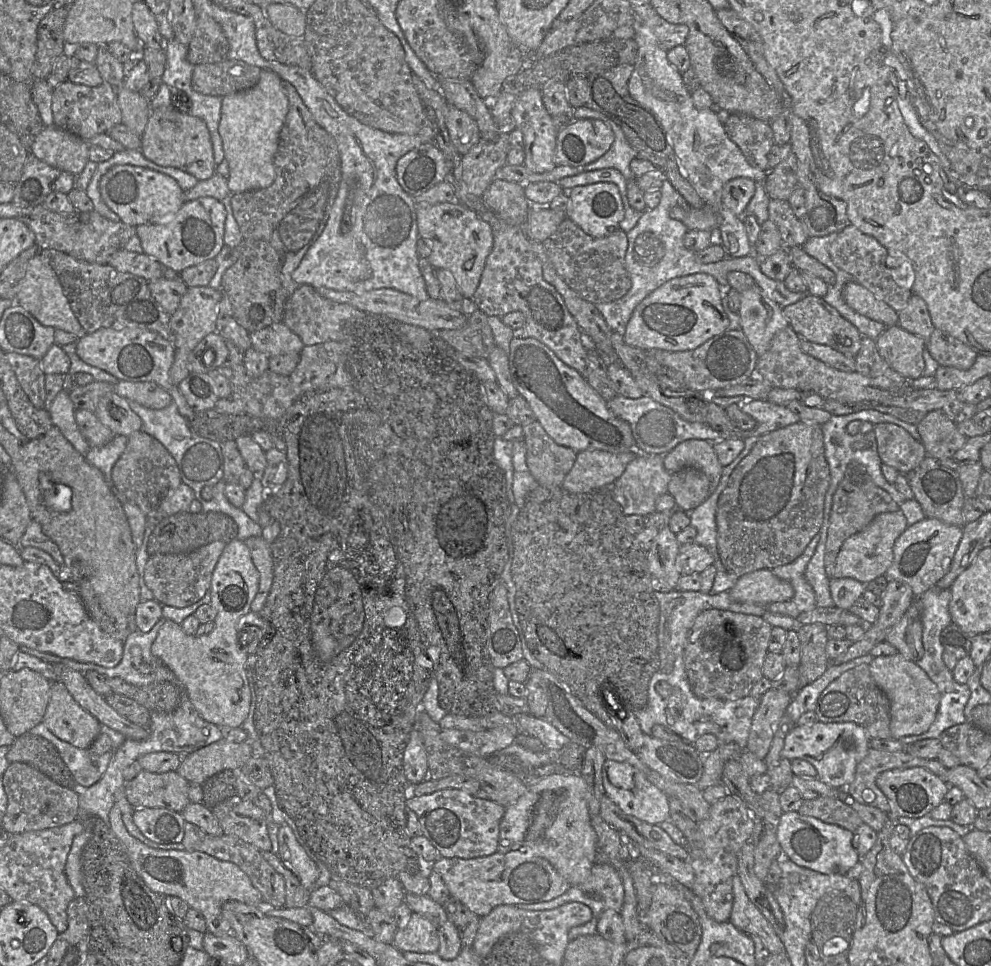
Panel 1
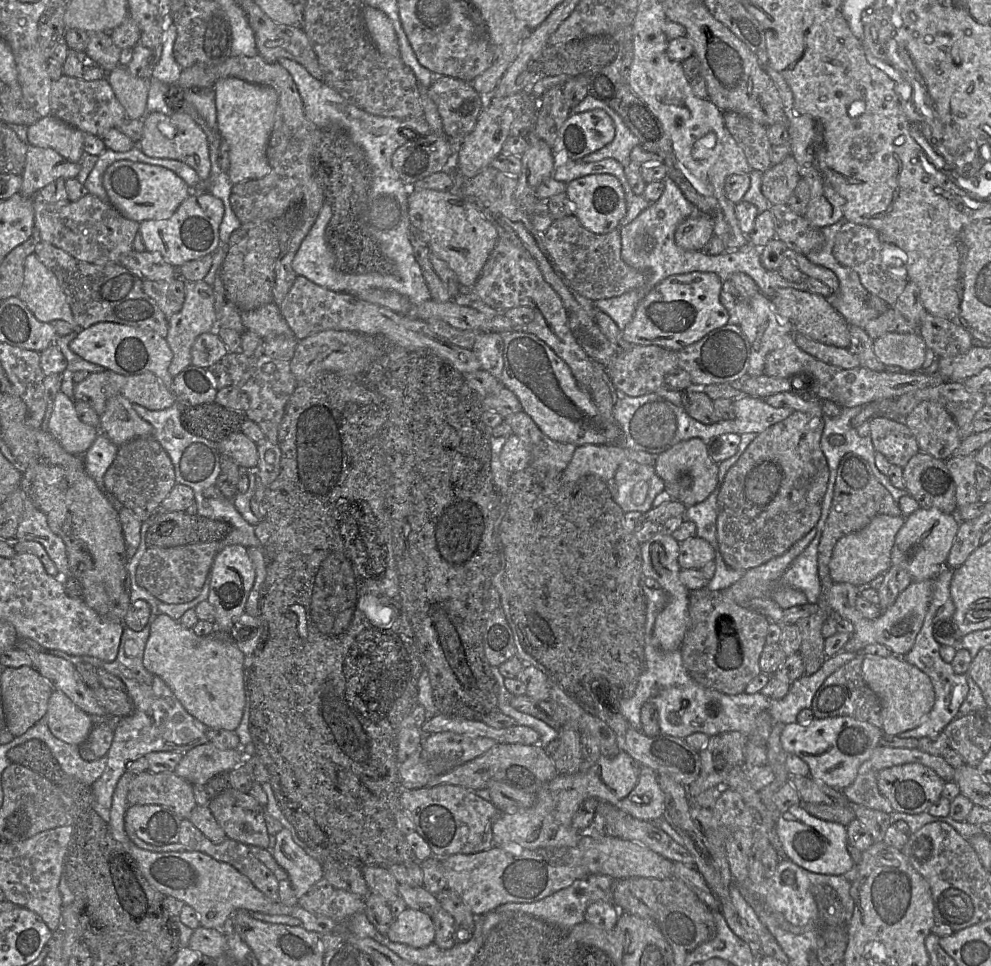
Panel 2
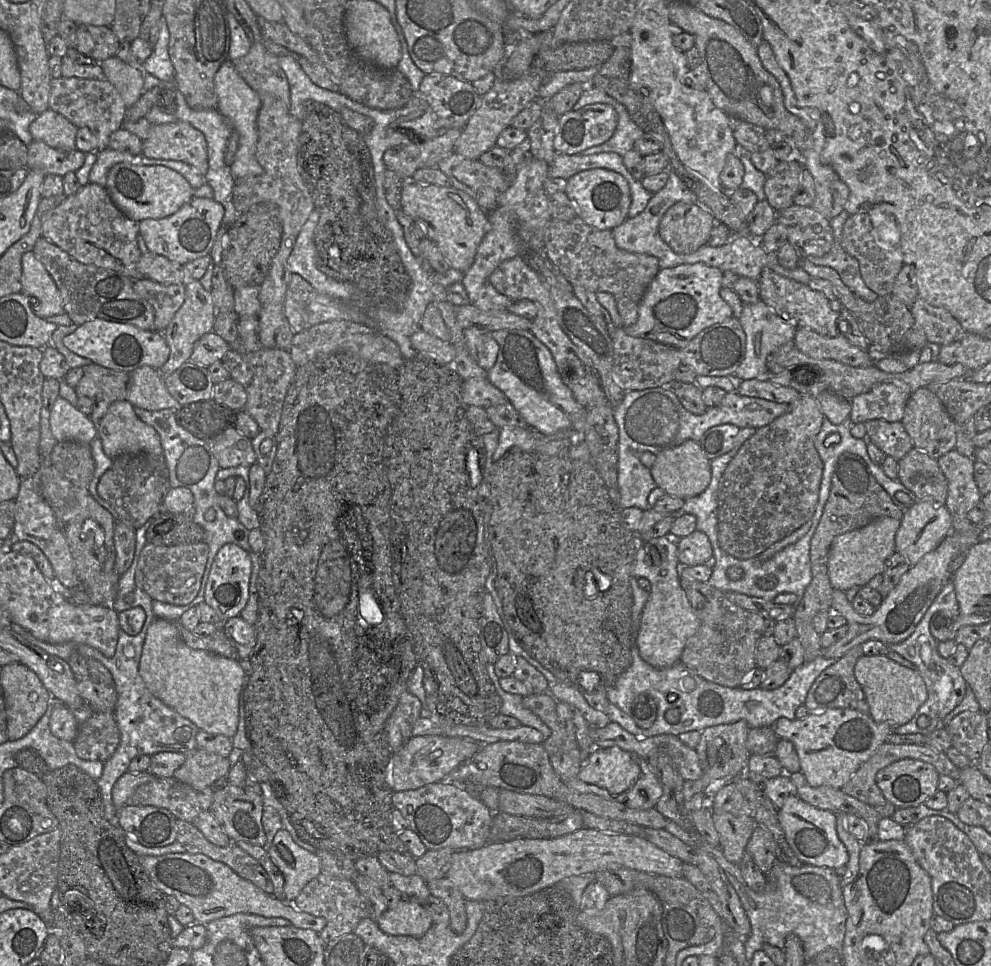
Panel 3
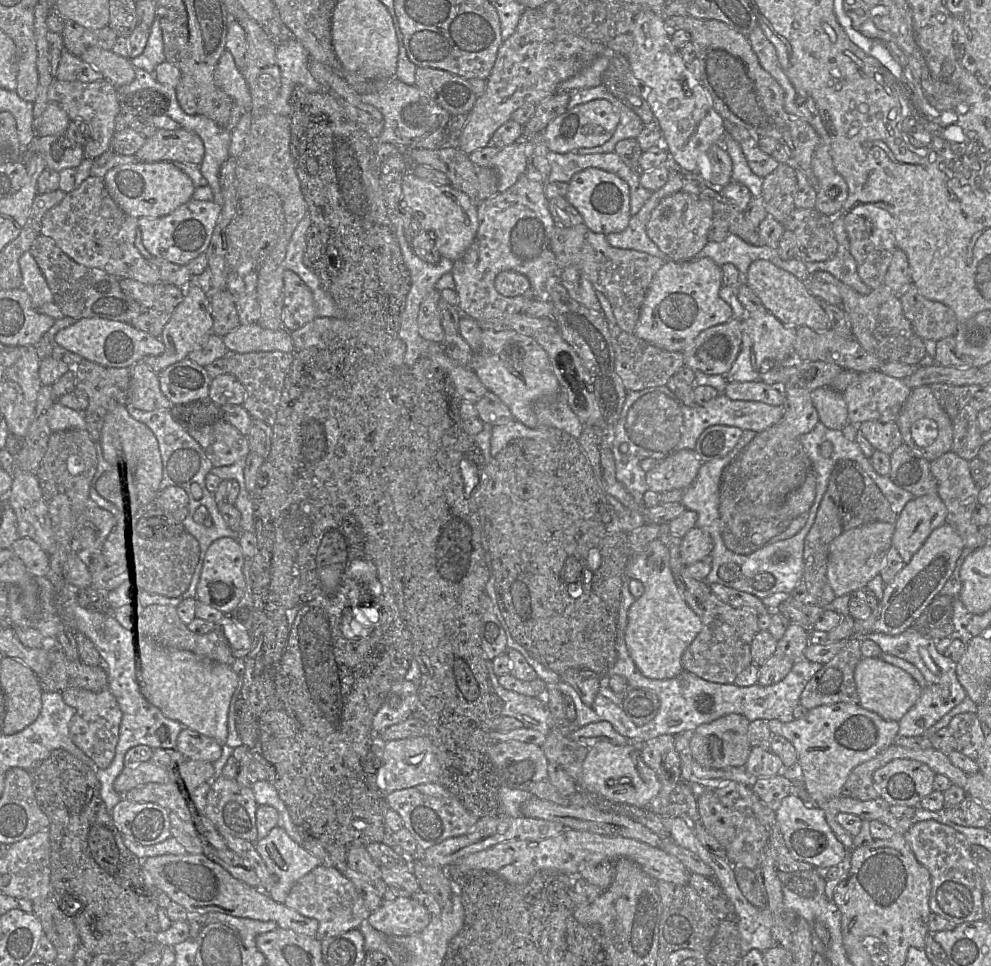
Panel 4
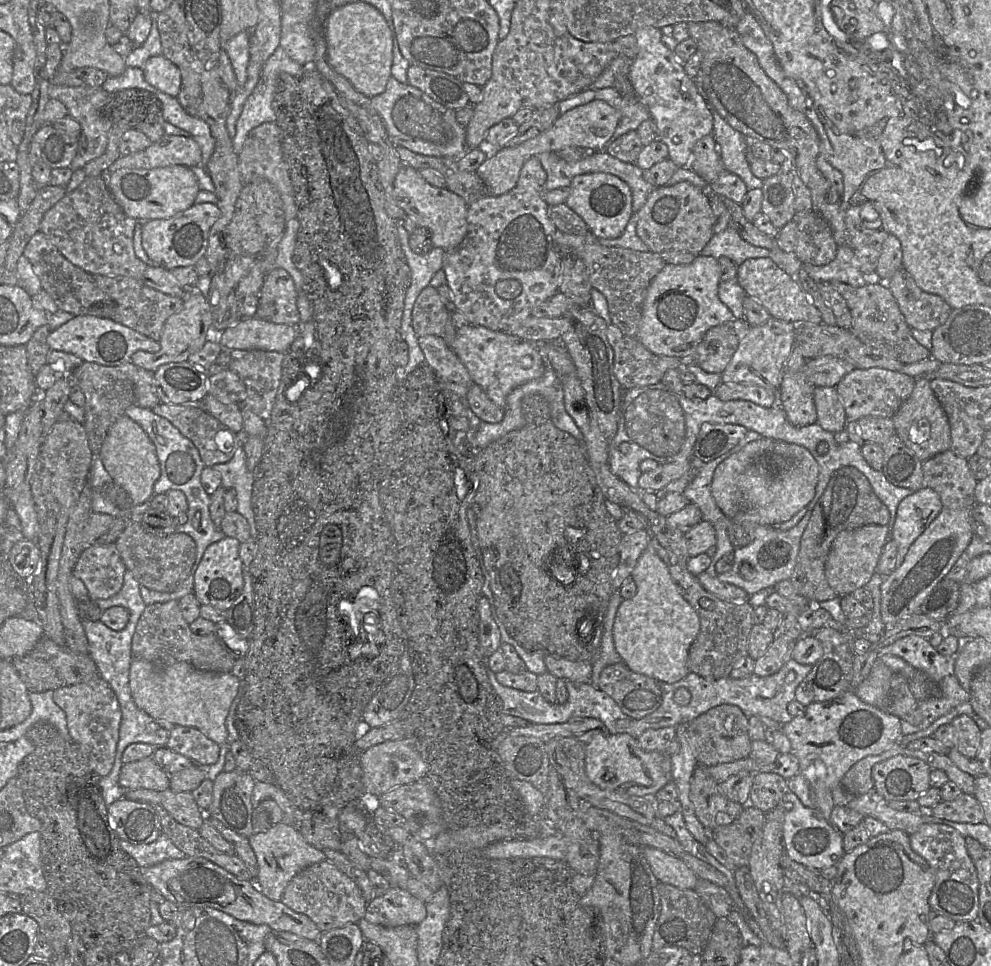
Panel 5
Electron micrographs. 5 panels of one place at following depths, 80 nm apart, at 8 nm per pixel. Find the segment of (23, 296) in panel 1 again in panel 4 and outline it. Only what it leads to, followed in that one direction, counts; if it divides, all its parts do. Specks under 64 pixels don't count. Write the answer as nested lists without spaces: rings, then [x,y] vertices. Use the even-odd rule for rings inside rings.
[[[31,253],[20,256],[19,267],[22,275],[22,287],[29,295],[34,309],[46,303],[52,303],[53,295],[47,281]]]

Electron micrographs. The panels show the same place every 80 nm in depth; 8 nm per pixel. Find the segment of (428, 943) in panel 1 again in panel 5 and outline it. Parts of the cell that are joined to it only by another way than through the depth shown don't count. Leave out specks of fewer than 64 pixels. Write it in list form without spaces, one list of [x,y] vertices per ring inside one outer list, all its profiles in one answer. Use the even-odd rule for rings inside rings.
[[[391,886],[384,895],[375,897],[367,904],[364,919],[369,923],[383,927],[418,926],[425,919],[426,914],[426,905],[423,901],[405,889]]]

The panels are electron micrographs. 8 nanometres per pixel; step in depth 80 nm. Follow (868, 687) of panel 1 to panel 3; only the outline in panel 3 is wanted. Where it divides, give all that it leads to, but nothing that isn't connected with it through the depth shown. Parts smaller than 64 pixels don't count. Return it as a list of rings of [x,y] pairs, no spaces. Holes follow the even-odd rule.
[[[857,645],[821,672],[804,703],[810,713],[842,708],[870,715],[864,692],[854,675],[855,665],[862,655],[862,646]]]

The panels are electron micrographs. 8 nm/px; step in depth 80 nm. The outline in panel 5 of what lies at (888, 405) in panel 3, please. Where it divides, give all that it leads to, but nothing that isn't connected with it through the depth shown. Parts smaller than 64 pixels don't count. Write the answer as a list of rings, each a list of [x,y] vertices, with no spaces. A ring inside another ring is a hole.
[[[873,367],[853,368],[837,384],[836,391],[845,408],[848,421],[857,422],[866,416],[892,418],[911,395],[915,378],[899,371]]]

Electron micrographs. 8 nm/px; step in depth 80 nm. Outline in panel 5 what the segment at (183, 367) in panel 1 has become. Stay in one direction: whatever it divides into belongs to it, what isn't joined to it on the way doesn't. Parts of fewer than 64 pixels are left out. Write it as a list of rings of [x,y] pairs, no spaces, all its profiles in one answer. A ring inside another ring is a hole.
[[[187,290],[181,309],[165,322],[159,340],[160,350],[156,353],[136,351],[131,357],[131,363],[138,368],[154,372],[164,364],[187,361],[188,357],[198,351],[213,333],[216,332],[213,331],[210,308],[206,297],[197,290]]]

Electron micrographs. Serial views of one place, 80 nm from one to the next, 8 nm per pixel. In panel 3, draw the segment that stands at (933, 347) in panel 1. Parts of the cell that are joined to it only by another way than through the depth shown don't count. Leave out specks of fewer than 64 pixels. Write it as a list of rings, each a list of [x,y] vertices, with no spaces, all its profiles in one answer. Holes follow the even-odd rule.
[[[920,297],[910,311],[928,342],[948,345],[961,340],[967,333],[949,311],[933,306]]]

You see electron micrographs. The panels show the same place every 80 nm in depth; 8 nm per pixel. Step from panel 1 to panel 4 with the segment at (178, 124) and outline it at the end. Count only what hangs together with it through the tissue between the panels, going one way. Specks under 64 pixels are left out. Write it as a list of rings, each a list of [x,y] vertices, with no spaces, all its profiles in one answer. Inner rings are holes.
[[[182,127],[177,130],[158,129],[152,137],[147,138],[135,156],[140,163],[181,162],[200,166],[205,156],[205,148],[202,139],[193,131]]]

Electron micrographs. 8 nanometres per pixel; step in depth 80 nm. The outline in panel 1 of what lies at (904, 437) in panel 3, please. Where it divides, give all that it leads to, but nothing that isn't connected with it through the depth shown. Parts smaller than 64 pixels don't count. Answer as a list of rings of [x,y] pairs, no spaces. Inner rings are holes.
[[[882,422],[874,425],[873,431],[882,463],[902,474],[918,467],[928,455],[921,441],[899,425]]]

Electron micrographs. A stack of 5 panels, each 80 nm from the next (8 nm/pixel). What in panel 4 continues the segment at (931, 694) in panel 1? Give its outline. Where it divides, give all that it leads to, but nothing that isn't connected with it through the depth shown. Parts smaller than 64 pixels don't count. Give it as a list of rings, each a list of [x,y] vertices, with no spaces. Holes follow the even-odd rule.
[[[862,657],[854,670],[859,705],[888,721],[899,722],[917,702],[922,688],[906,671],[880,657]]]

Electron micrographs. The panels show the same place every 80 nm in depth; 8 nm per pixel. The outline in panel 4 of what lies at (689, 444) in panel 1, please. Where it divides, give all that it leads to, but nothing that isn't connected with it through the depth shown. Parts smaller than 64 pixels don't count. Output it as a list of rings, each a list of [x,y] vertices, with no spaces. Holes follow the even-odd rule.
[[[683,449],[659,461],[656,467],[646,472],[649,490],[657,493],[685,490],[694,482],[701,465],[702,461],[694,449]]]

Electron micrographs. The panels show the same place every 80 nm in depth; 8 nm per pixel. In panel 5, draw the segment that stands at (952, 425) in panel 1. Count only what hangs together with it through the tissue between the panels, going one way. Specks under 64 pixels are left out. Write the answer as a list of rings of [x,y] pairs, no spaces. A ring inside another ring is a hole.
[[[925,377],[915,378],[911,395],[891,419],[896,434],[921,461],[924,462],[950,449],[951,435],[948,417]]]

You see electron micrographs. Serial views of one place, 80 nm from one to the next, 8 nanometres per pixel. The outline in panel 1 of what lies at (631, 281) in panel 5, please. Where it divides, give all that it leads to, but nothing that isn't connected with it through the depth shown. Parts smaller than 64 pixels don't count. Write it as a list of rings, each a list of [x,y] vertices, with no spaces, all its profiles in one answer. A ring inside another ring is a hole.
[[[566,217],[542,244],[559,276],[580,297],[592,304],[616,301],[631,288],[631,279],[625,269],[628,239],[623,230],[617,229],[607,236],[594,238]]]

